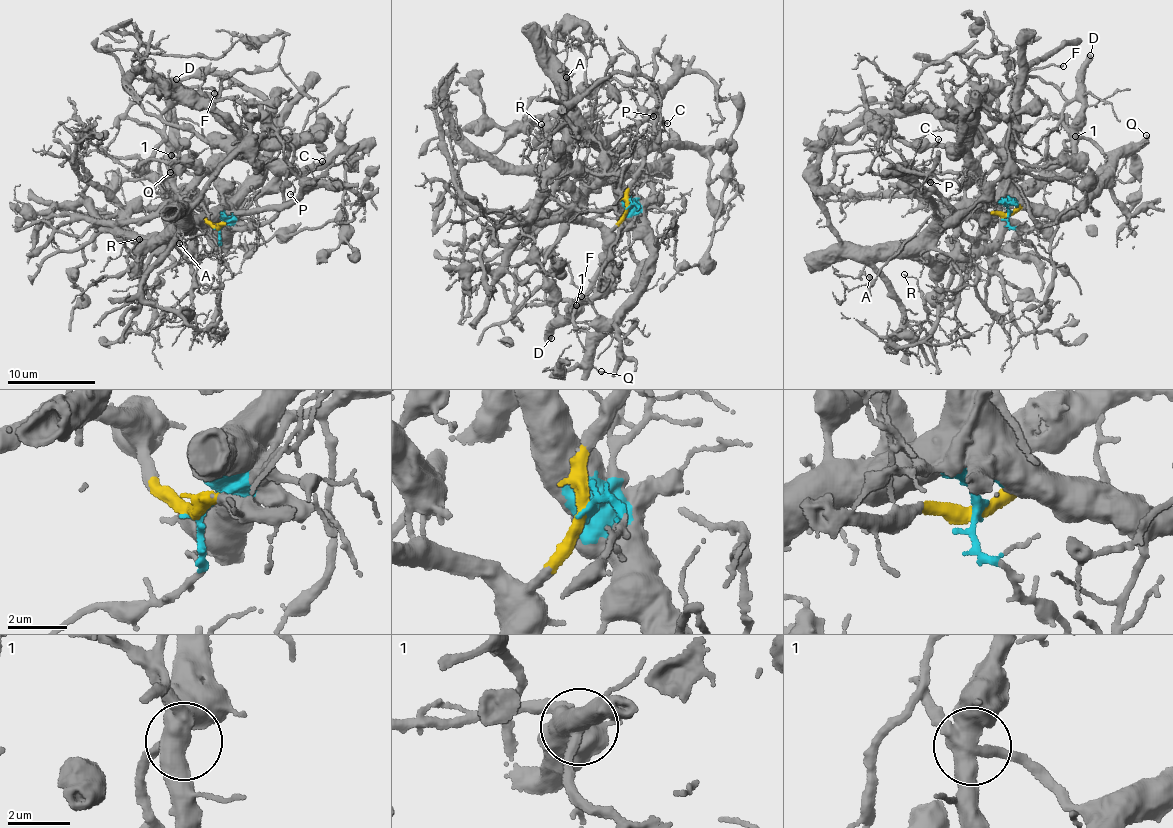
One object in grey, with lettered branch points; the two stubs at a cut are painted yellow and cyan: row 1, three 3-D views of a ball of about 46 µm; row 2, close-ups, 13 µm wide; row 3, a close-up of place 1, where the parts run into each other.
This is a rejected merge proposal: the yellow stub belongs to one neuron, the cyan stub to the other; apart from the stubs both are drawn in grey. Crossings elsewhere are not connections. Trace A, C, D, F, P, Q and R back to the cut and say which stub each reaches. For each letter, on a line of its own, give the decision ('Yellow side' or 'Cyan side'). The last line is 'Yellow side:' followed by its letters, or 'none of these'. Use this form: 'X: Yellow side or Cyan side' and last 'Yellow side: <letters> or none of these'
A: Cyan side
C: Yellow side
D: Yellow side
F: Yellow side
P: Yellow side
Q: Cyan side
R: Cyan side
Yellow side: C, D, F, P

